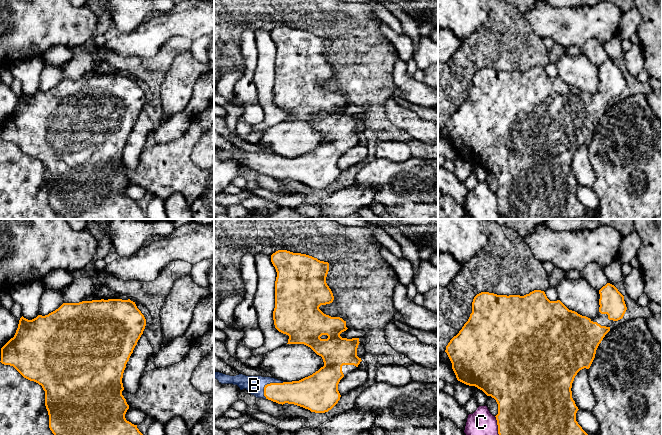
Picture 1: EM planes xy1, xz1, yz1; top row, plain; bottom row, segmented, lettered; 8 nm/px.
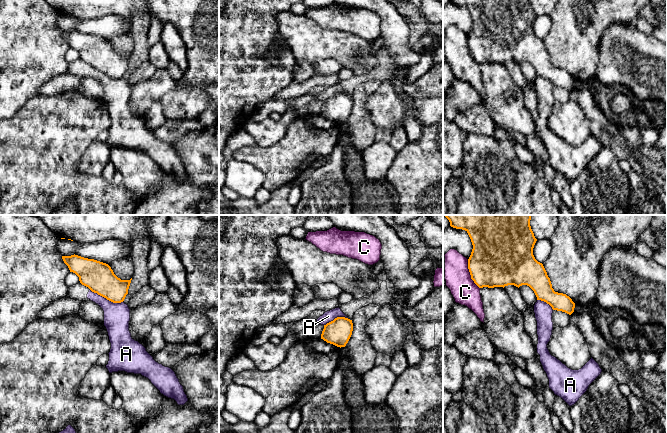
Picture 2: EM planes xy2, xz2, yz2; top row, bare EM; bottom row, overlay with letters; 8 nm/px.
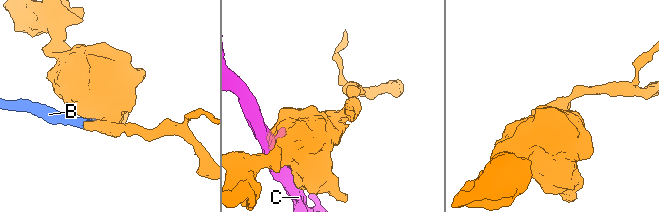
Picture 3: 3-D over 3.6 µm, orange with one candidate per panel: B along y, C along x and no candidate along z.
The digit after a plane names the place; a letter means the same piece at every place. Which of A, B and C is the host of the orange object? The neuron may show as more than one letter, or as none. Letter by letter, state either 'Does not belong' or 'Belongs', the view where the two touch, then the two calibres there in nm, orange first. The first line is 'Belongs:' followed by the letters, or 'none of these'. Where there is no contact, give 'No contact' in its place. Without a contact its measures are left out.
Belongs: B
A: Does not belong. Touches orange in xy2. Thickness 240 nm (orange) against 200 nm
B: Belongs. Touches orange in xz1. Thickness 190 nm (orange) against 150 nm
C: Does not belong. Touches orange in yz2. Thickness 440 nm (orange) against 200 nm

